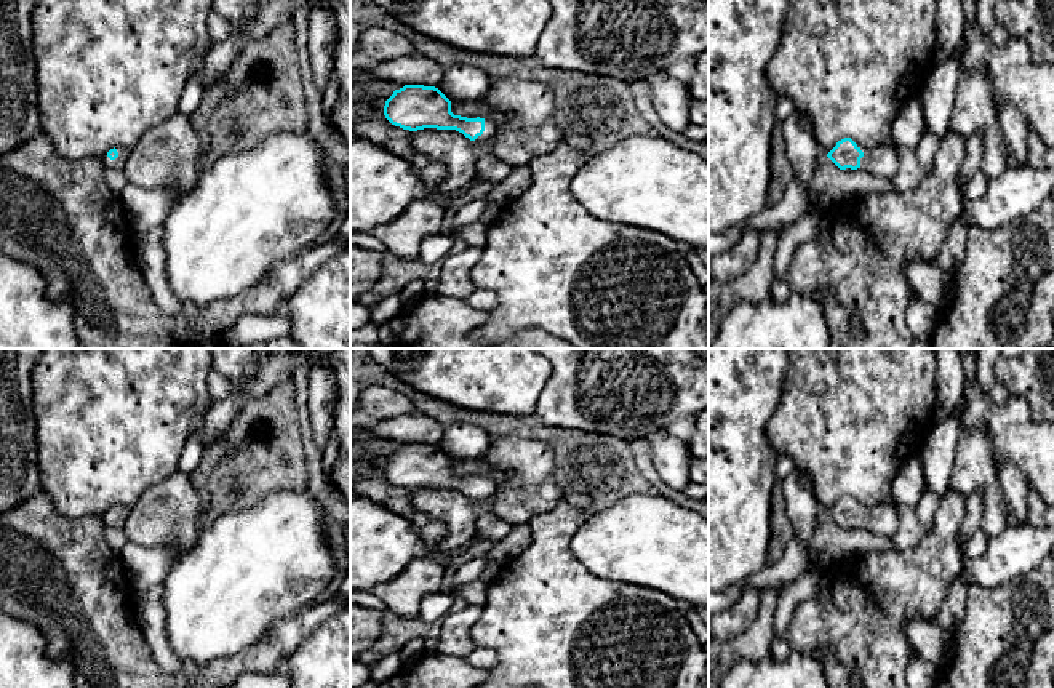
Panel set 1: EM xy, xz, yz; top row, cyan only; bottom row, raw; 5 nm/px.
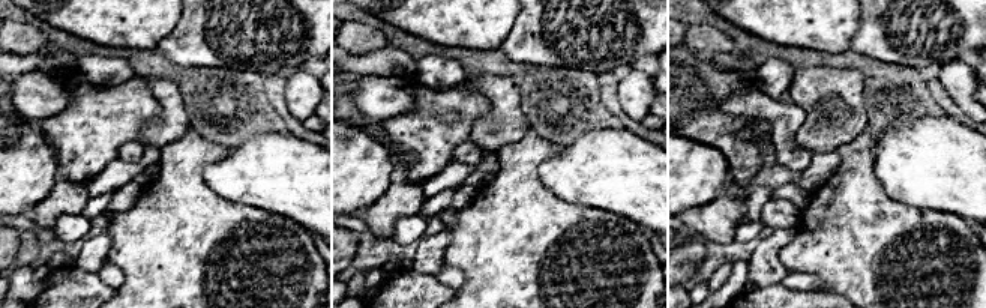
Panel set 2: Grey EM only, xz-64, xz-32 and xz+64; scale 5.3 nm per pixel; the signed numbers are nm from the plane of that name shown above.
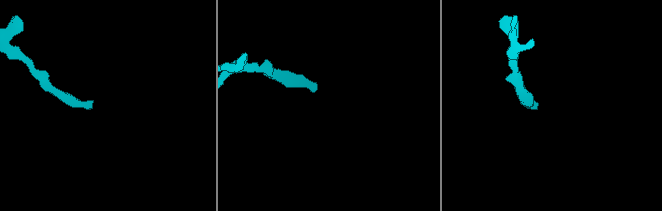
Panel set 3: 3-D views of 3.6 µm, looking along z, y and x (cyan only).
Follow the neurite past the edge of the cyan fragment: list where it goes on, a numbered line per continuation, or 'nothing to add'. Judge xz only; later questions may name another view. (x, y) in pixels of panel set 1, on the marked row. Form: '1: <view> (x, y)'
1: xz (490, 128)

